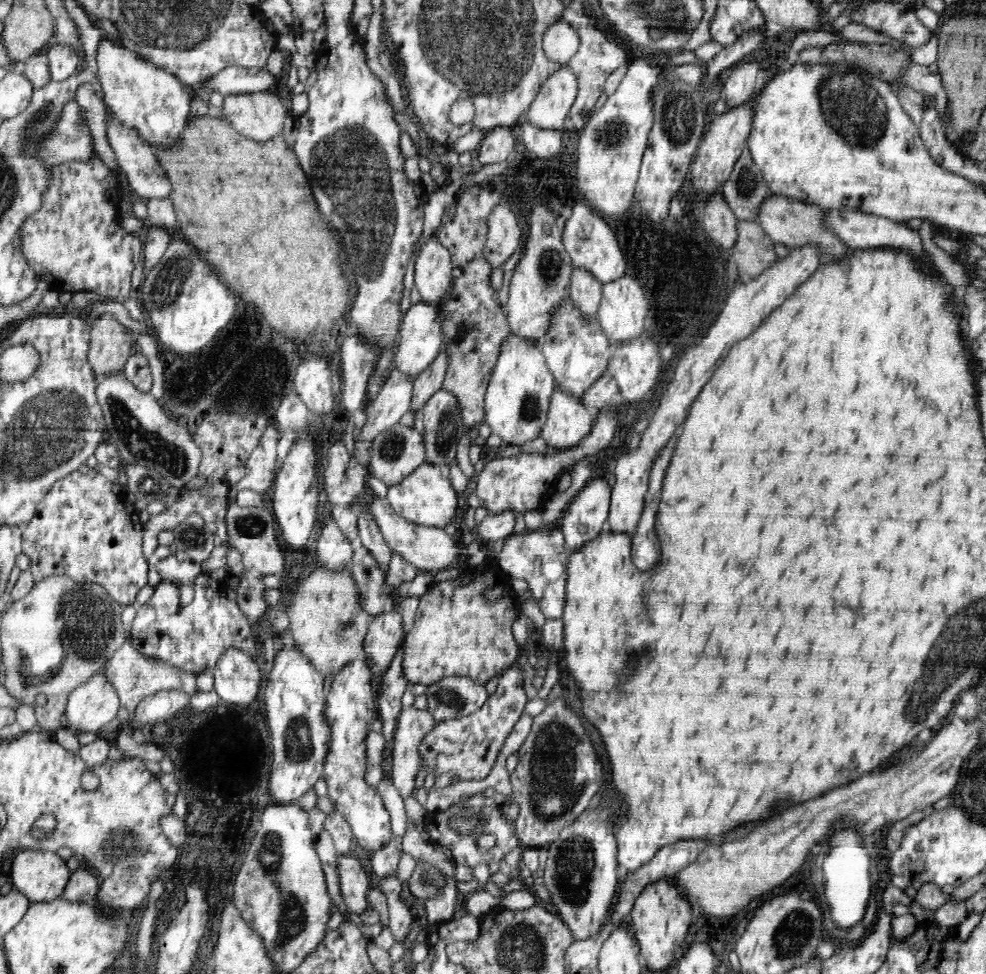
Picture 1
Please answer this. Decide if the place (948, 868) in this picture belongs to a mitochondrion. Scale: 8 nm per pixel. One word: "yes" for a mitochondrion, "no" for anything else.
no

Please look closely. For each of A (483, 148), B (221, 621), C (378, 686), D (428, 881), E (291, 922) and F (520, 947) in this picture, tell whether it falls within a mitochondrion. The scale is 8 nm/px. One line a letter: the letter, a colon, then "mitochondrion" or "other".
A: other
B: other
C: other
D: mitochondrion
E: mitochondrion
F: mitochondrion

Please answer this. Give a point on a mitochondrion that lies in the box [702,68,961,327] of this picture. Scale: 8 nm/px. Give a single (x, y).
(746, 184)

